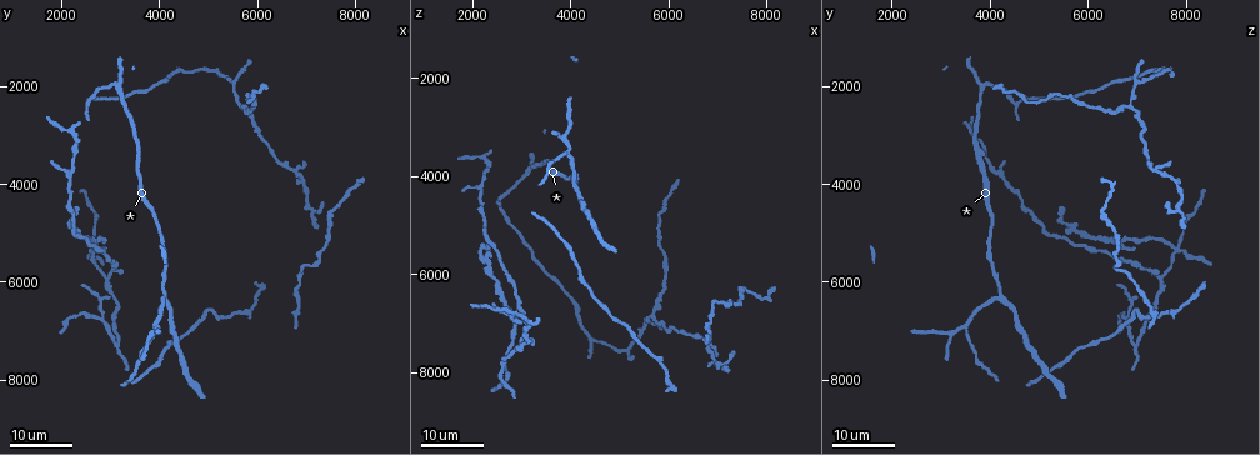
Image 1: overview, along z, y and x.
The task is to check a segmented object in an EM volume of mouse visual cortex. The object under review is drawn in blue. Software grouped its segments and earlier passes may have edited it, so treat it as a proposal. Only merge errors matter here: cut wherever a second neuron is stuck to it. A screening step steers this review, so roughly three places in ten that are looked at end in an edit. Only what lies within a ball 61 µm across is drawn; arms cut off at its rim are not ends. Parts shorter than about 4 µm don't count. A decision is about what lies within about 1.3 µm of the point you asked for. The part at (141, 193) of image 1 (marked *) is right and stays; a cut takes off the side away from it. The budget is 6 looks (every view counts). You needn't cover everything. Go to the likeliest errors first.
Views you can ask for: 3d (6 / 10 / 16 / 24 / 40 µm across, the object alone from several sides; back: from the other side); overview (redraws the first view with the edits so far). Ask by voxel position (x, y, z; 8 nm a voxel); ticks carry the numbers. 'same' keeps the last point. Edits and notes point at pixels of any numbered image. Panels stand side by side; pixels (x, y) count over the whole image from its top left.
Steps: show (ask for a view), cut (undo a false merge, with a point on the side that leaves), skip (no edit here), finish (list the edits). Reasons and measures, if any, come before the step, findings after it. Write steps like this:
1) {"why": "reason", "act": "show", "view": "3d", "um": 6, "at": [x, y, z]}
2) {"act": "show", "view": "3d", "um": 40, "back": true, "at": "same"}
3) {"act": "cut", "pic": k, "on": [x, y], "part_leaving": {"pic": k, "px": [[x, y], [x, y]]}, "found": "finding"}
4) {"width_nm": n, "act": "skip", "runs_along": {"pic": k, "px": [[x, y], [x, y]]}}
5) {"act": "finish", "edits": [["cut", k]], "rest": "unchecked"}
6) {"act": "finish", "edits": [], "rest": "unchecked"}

{"why": "three arms meet", "act": "show", "view": "3d", "um": 24, "at": [2850, 6700, 6800]}

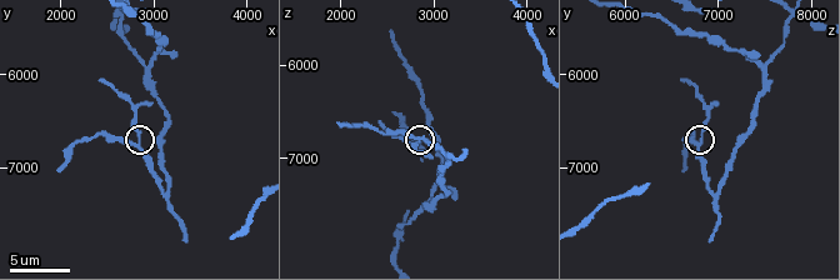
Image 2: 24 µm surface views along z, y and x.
{"why": "closer look", "act": "show", "view": "3d", "um": 10, "at": [2800, 6700, 6750]}

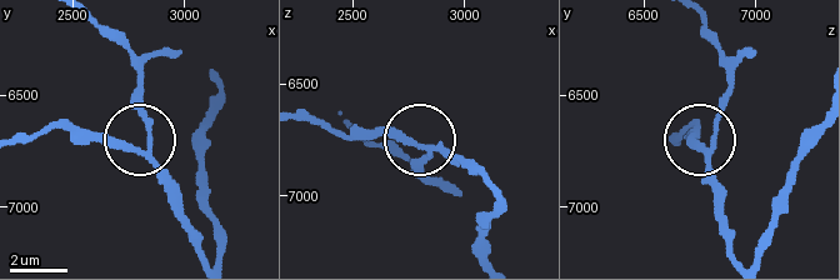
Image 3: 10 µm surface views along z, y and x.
{"side_arm_um": 8, "act": "skip", "runs_along": {"pic": 3, "px": [[203, 256], [181, 193], [138, 146], [148, 135], [140, 73]]}, "found": "one neuron here"}

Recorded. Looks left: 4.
{"why": "three arms meet", "act": "show", "view": "3d", "um": 10, "at": [2900, 5900, 7500]}

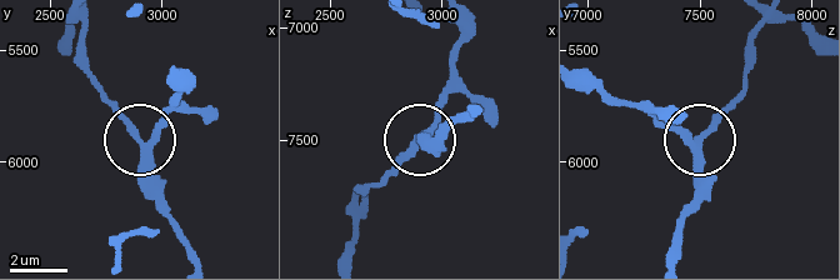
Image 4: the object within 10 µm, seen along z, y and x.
{"width_nm": 260, "act": "skip", "found": "one neuron here"}

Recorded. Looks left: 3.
{"why": "arms part here", "act": "show", "view": "3d", "um": 24, "at": [4050, 6300, 4150]}

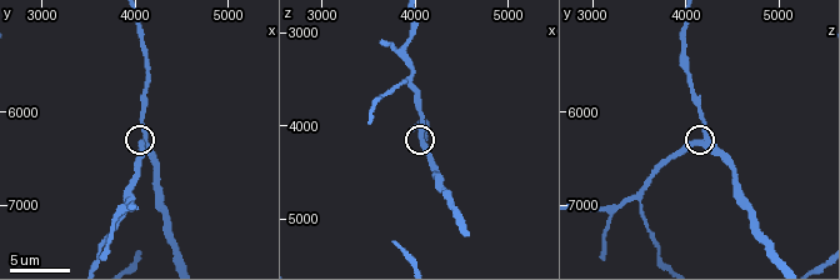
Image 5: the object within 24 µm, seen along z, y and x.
{"why": "zoom in", "act": "show", "view": "3d", "um": 6, "at": [4050, 6350, 4150]}

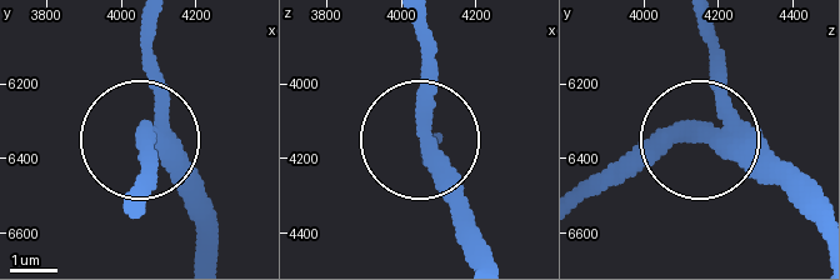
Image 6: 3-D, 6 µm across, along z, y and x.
{"act": "show", "view": "3d", "um": 6, "back": true, "at": [4070, 6340, 4160]}

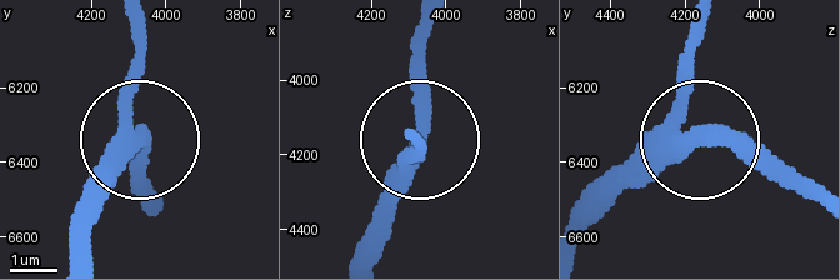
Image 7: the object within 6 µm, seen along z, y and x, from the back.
{"act": "skip", "runs_along": {"pic": 7, "px": [[134, 28], [134, 179]]}, "found": "one neuron here"}

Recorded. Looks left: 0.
{"act": "finish", "edits": [], "rest": "unchecked"}

